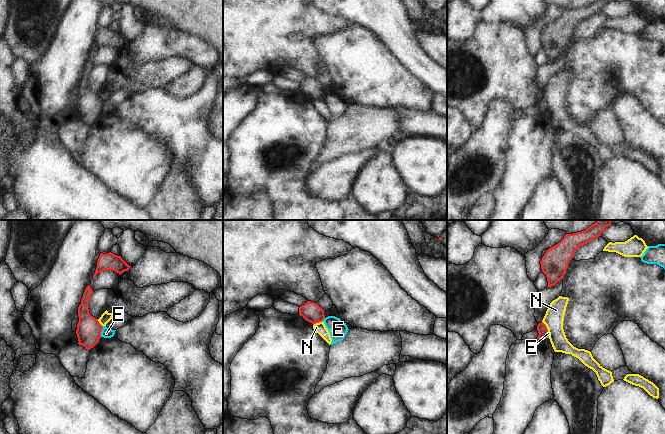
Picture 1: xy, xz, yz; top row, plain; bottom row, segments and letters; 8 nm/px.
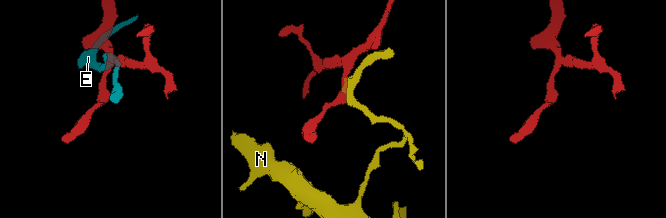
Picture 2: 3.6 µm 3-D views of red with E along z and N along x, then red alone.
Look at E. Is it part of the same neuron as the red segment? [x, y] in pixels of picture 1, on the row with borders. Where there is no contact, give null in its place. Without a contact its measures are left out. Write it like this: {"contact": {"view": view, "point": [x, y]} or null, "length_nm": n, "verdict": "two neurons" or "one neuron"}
{"contact": {"view": "xy", "point": [101, 331]}, "length_nm": 90, "verdict": "two neurons"}

